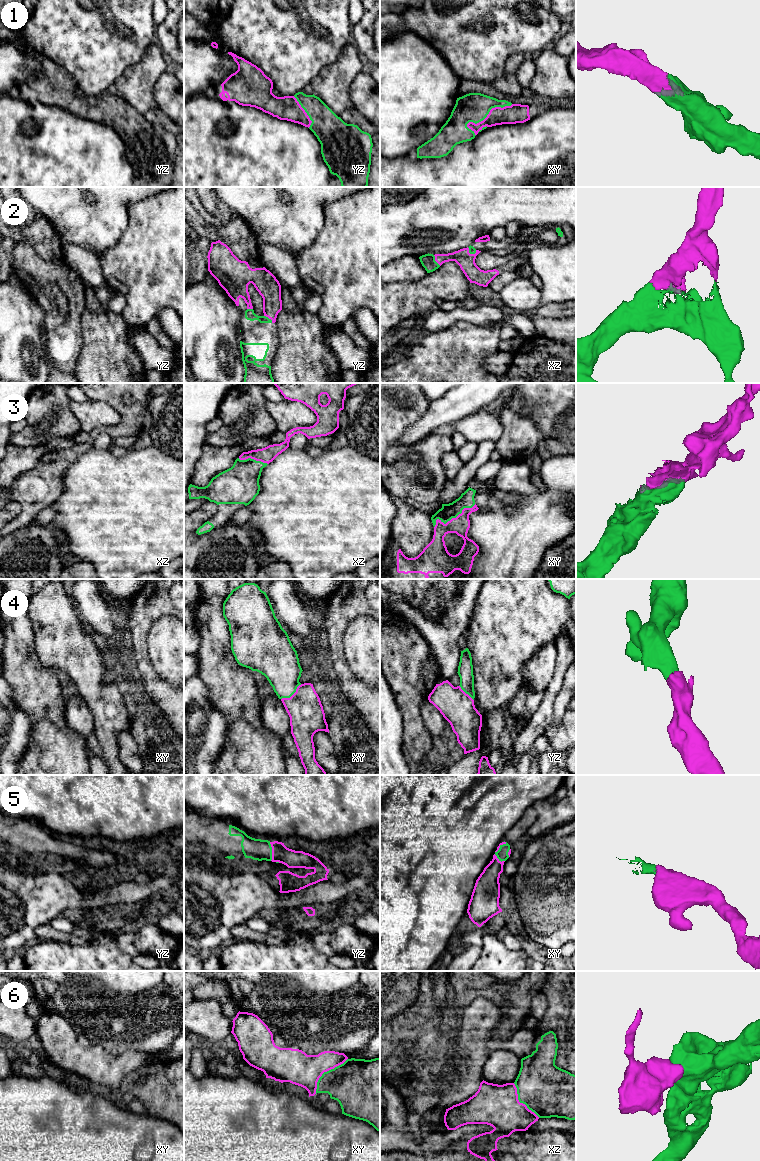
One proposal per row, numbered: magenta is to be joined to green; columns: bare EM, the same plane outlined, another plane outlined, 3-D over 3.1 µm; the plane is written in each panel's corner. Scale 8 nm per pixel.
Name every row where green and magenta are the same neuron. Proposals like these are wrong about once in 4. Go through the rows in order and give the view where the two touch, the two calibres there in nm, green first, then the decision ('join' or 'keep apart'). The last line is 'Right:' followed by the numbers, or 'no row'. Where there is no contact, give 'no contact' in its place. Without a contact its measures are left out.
1: xy | 240/160 nm | join
2: xz | 110/140 nm | join
3: xy | 130/150 nm | join
4: xy | 300/280 nm | join
5: yz | 170/140 nm | join
6: xy | 380/280 nm | keep apart
Right: 1, 2, 3, 4, 5

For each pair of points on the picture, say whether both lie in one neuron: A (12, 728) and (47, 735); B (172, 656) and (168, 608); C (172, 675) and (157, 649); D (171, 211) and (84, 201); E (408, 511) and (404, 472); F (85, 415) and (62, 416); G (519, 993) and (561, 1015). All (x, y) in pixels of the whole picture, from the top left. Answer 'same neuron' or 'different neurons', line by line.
A: different neurons
B: different neurons
C: same neuron
D: different neurons
E: different neurons
F: different neurons
G: different neurons

